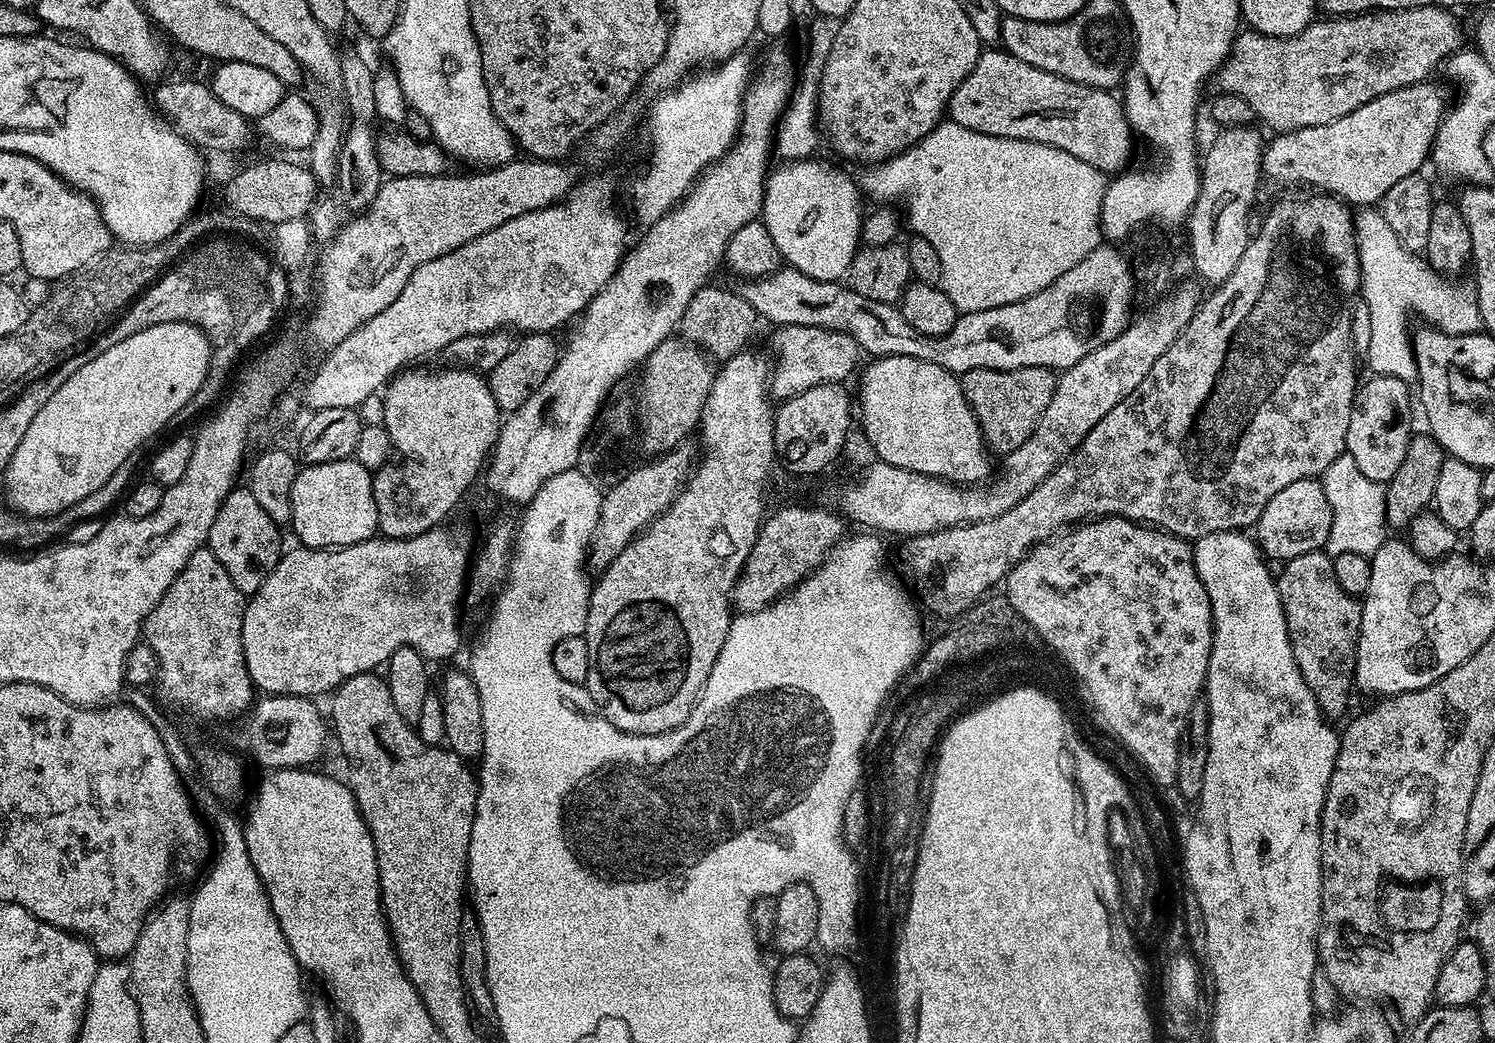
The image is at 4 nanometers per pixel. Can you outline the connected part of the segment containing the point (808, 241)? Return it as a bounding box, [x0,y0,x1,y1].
[762,159,866,282]

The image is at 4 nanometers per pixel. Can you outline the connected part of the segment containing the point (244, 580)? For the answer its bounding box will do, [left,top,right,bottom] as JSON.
[206,486,282,597]

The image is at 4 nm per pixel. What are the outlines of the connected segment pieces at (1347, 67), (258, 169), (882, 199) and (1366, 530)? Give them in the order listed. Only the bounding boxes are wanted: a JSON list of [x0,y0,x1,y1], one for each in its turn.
[[1213,6,1463,134],[224,160,318,226],[858,118,1105,314],[1322,450,1389,558]]

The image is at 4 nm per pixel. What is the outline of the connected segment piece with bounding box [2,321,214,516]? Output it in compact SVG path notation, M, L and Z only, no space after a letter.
M186 321L162 322L158 326L150 326L146 330L138 330L138 334L130 334L130 338L110 346L110 350L96 352L93 355L93 360L85 359L81 363L80 368L74 370L74 374L70 374L70 378L66 378L66 382L62 382L62 387L59 390L54 390L54 395L46 402L46 406L42 406L42 410L38 410L38 414L34 414L34 422L30 422L30 430L26 430L26 438L22 438L18 450L14 450L7 470L2 474L4 492L8 495L6 497L7 503L17 513L25 516L59 516L60 513L65 512L70 506L82 502L82 498L90 498L90 494L94 494L94 490L109 484L116 473L125 467L124 463L151 436L158 435L176 415L179 417L183 413L186 402L190 402L190 398L194 398L194 394L198 394L202 382L208 376L208 367L212 361L213 347L214 345L209 335L198 324L190 324Z

